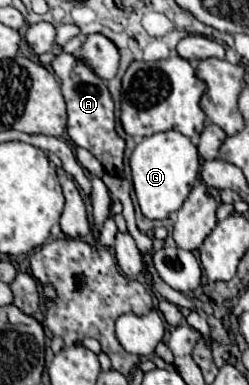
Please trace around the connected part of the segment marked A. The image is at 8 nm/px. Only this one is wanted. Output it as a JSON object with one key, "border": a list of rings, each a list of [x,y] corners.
{"border":[[[60,51],[56,59],[52,61],[52,69],[56,77],[60,79],[60,87],[66,99],[68,109],[68,135],[74,141],[74,145],[88,149],[106,169],[108,175],[120,175],[124,171],[124,139],[116,133],[116,115],[114,115],[114,101],[108,91],[108,81],[98,79],[94,71],[90,71],[90,65],[82,63],[72,53]]]}

